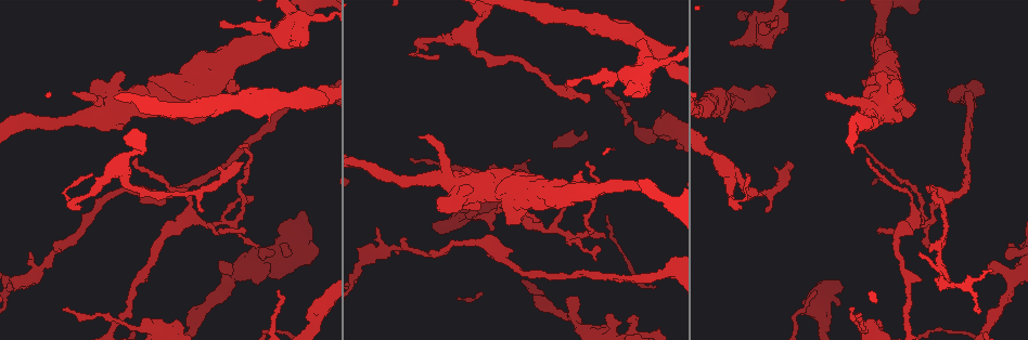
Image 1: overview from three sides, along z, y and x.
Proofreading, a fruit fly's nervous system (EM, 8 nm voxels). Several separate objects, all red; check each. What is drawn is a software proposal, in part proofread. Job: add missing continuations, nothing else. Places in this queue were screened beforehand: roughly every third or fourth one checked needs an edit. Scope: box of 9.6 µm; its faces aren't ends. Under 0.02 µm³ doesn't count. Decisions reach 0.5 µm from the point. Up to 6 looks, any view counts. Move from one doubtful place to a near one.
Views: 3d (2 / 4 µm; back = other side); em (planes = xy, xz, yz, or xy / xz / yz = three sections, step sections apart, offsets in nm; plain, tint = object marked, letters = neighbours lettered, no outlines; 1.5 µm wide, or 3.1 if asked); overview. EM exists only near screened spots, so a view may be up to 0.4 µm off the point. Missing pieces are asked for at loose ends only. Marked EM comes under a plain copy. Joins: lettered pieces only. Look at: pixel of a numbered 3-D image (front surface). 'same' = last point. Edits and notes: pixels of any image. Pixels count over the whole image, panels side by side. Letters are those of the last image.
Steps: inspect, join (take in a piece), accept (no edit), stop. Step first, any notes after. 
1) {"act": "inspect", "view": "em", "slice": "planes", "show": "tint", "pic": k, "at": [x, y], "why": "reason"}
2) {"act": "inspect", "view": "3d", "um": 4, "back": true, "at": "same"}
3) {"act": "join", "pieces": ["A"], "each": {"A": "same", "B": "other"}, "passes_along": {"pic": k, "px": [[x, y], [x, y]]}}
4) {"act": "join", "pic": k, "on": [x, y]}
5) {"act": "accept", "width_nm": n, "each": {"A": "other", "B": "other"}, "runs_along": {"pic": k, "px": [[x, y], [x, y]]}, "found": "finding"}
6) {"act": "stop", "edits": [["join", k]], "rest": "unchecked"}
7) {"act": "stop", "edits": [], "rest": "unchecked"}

{"act": "inspect", "view": "3d", "um": 2, "pic": 1, "at": [239, 147], "why": "long arm stops here"}

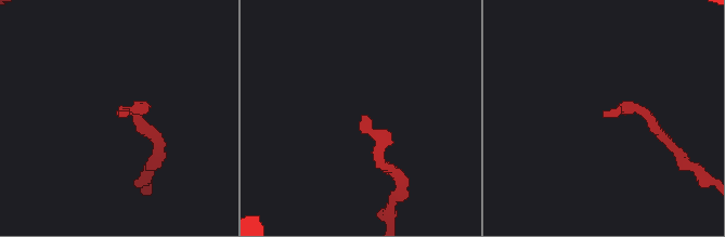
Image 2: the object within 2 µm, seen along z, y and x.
{"act": "inspect", "view": "em", "slice": "planes", "show": "tint", "pic": 2, "at": [368, 118], "why": "need the tissue"}

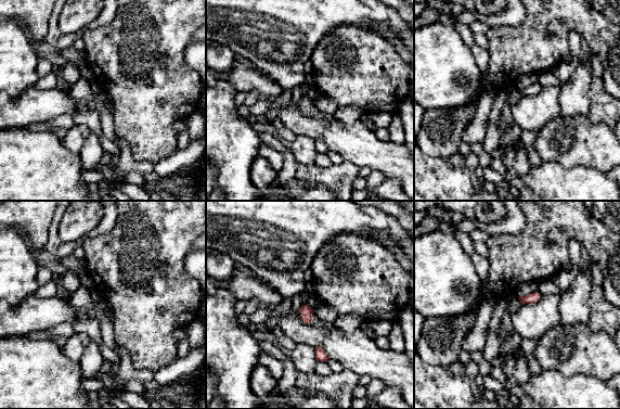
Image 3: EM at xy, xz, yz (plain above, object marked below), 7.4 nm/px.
{"act": "inspect", "view": "em", "slice": "planes", "show": "letters", "at": "same"}

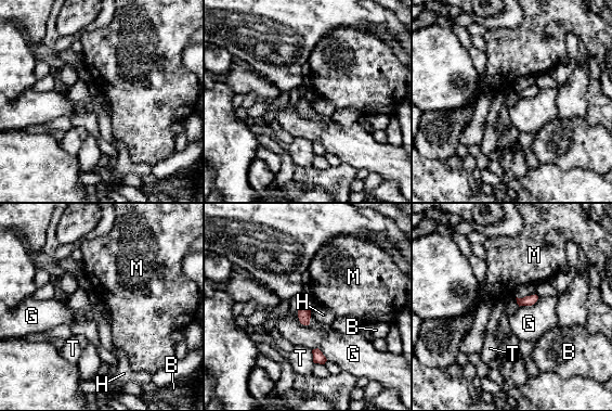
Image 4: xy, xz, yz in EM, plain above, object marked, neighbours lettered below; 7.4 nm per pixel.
{"act": "accept", "each": {"B": "other", "G": "other", "H": "other", "M": "other", "T": "other"}, "border": {"pic": 4, "px": [[297, 313], [301, 323], [310, 323]]}, "found": "no lettered piece goes on from it"}

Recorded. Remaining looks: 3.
{"act": "inspect", "view": "3d", "um": 2, "pic": 1, "at": [918, 254], "why": "tapers out"}

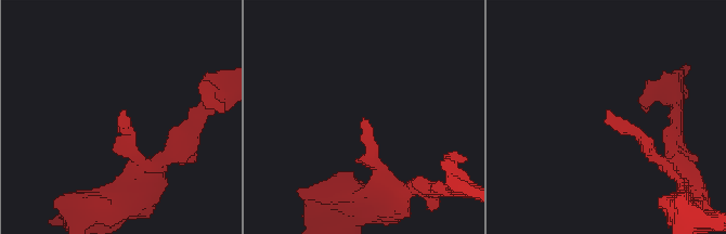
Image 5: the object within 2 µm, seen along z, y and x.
{"act": "inspect", "view": "em", "slice": "planes", "show": "letters", "pic": 5, "at": [362, 122], "why": "now the EM"}

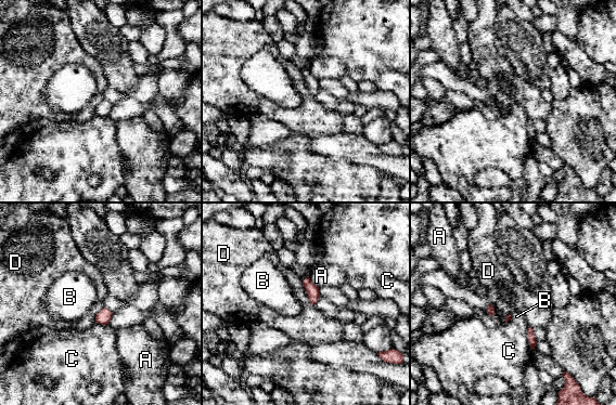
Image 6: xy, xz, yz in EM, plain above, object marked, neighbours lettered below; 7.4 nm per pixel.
{"act": "accept", "longest_contact_nm": ["D", 220], "each": {"A": "other", "B": "other", "C": "other", "D": "other"}, "border": {"pic": 6, "px": [[302, 281], [308, 300], [313, 305]]}, "found": "no lettered piece goes on from it"}

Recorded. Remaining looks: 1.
{"act": "inspect", "view": "em", "slice": "planes", "show": "letters", "pic": 1, "at": [590, 100]}

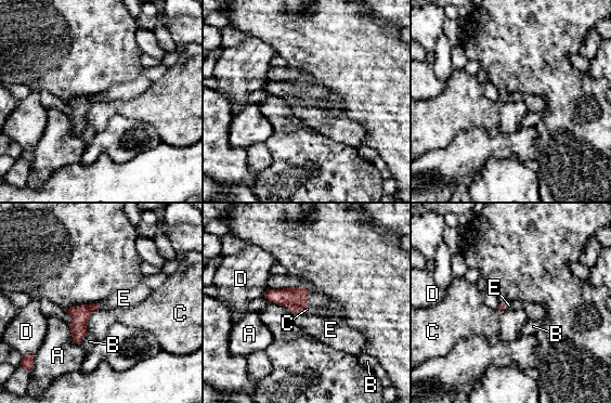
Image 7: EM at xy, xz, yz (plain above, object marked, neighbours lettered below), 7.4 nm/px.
{"act": "join", "pieces": ["E"], "each": {"A": "other", "B": "other", "C": "other", "D": "other", "E": "same"}, "passes_along": {"pic": 7, "px": [[295, 298], [307, 299], [325, 322]]}, "found": "it goes on there"}

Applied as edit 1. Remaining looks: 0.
{"act": "stop", "edits": [["join", 7]], "rest": "unchecked"}

